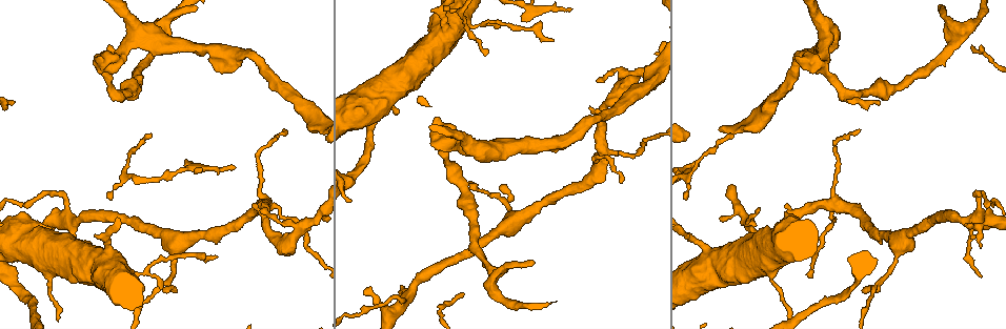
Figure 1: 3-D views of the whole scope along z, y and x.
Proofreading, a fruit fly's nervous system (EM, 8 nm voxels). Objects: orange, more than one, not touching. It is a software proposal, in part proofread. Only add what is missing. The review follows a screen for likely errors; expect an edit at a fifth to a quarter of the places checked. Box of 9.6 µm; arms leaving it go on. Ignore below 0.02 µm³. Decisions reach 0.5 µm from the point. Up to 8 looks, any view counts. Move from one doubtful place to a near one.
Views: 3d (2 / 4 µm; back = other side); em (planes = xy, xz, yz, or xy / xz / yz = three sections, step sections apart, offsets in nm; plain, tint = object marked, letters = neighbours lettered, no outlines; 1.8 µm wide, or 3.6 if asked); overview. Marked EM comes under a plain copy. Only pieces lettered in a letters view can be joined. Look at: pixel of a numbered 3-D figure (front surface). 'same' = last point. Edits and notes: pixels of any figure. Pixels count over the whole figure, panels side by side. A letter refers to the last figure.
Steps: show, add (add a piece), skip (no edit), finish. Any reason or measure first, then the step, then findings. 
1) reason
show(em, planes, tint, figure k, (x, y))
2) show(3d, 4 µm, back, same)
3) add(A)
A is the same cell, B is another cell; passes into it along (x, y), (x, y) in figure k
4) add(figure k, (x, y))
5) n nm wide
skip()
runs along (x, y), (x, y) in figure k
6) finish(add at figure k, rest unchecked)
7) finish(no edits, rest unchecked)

a fork
show(3d, 2 µm, figure 1, (114, 65))

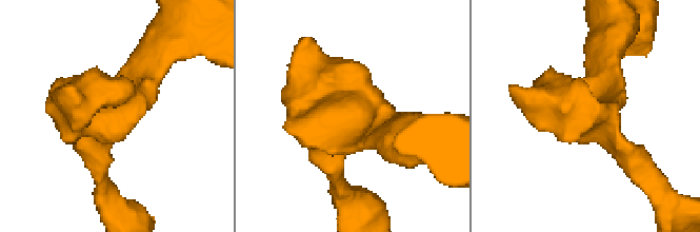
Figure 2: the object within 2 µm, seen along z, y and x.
show(em, 3.6 µm, xz, step 4, letters, figure 2, (595, 120))

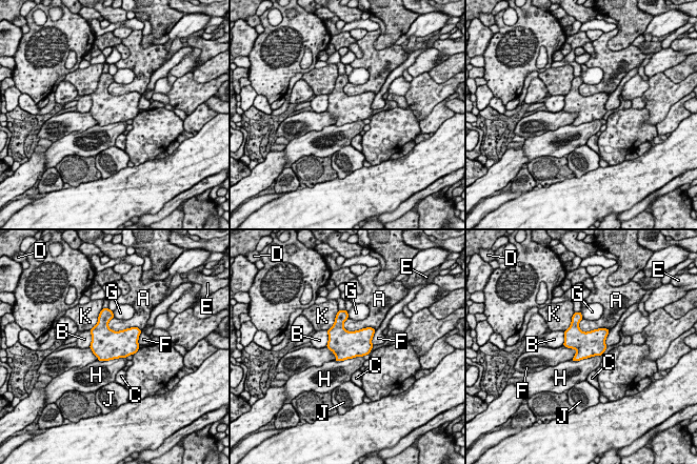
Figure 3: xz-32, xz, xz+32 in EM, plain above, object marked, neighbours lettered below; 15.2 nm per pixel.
skip()
A, B, C, D, E, F, G, H, J and K are other cells; border along (563, 345), (576, 350), (572, 359) in figure 3; no lettered piece goes on from it

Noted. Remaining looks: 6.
an open end
show(3d, 4 µm, figure 1, (185, 162))

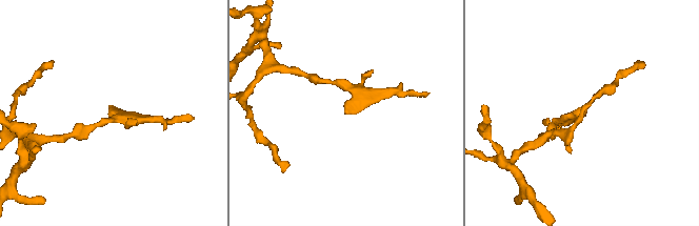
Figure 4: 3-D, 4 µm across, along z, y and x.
show(em, xy, step 8, tint, figure 4, (108, 108))

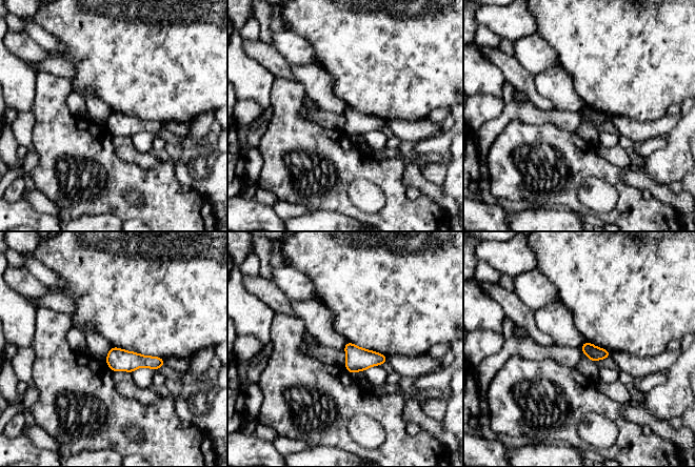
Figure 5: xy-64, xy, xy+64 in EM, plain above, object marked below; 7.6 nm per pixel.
another direction
show(em, planes, letters, same)

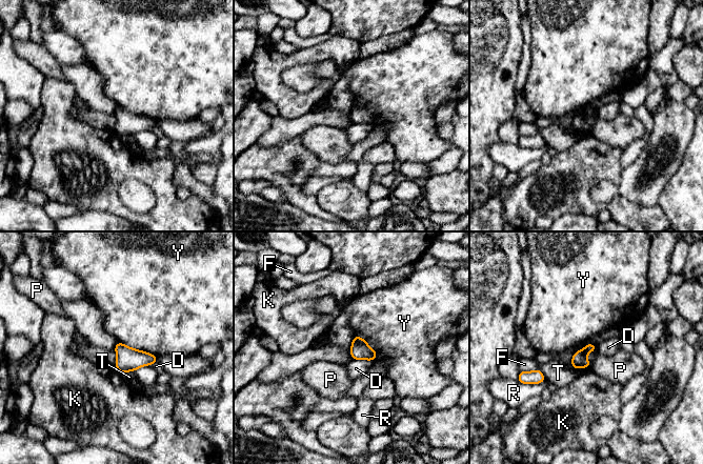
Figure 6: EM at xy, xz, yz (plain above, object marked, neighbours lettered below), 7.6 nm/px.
120 nm wide
skip()
D, F, K, P, R, T and Y are other cells; border along (117, 341), (157, 356) in figure 6; none of them fits

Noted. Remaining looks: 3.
calibre changes
show(em, planes, letters, figure 1, (142, 273))

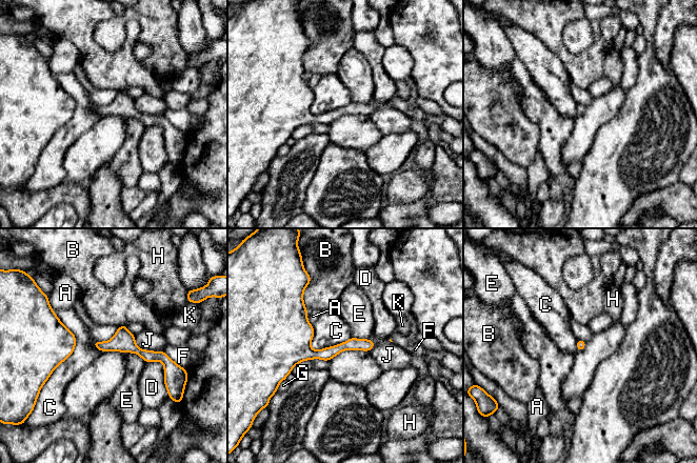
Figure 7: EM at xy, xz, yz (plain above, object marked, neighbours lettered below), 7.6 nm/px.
60 nm wide
skip()
A, B, C, D, E, F, G, H, J and K are other cells; border along (56, 314), (75, 348), (45, 382) in figure 7; no lettered piece goes on from it

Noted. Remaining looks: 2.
finish(no edits, rest unchecked)

